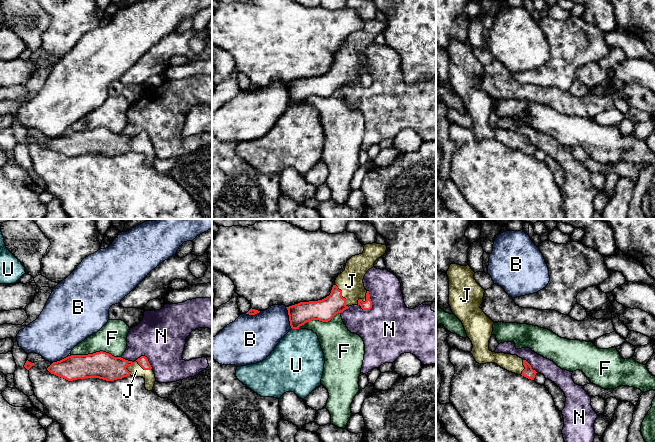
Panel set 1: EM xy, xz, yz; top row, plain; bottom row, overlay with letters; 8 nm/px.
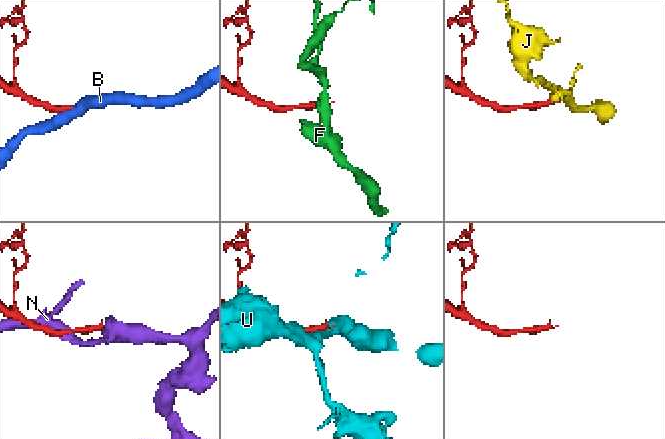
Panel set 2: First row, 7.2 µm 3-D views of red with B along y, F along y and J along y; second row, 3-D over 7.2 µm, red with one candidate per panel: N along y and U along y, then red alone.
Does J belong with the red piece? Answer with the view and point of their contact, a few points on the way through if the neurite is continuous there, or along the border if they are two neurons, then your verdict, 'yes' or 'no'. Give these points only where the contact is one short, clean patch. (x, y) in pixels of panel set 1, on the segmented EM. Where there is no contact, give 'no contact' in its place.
meets red in xz at (341, 296); runs through xz (324, 310), (341, 296), (349, 288), (350, 281); yes

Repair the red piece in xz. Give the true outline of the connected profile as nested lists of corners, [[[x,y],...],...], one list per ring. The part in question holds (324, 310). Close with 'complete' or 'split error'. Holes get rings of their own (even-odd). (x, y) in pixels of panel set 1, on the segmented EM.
[[[366,244],[362,254],[352,256],[347,261],[345,270],[336,278],[329,296],[322,300],[300,302],[286,307],[291,328],[299,329],[312,320],[328,322],[352,305],[360,305],[363,310],[370,310],[372,301],[369,291],[364,287],[363,279],[386,250],[386,245]]] | split error

